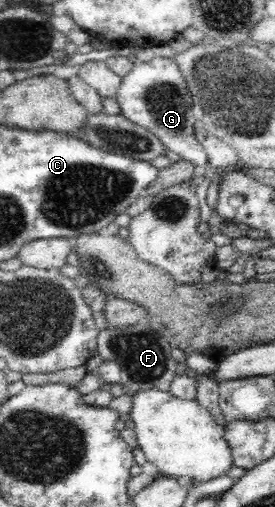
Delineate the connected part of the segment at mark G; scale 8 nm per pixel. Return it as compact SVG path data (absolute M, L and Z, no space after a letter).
M155 56L147 62L136 61L131 71L121 81L116 102L120 105L122 116L152 132L166 150L175 152L184 161L195 166L208 165L203 144L199 144L194 136L196 118L192 111L193 104L184 75L178 63L174 63L174 56Z

